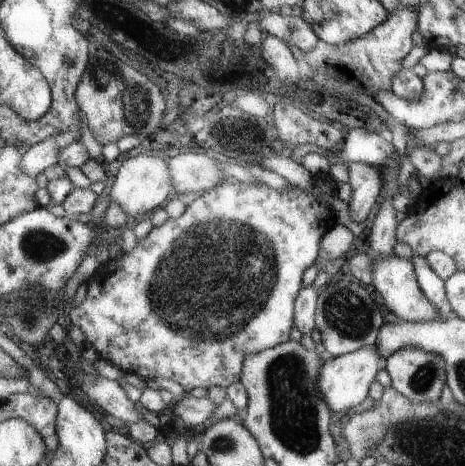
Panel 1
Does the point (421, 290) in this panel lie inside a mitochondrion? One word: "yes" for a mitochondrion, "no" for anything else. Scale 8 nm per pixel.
no

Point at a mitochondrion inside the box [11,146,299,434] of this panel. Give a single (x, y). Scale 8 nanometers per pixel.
(248, 268)

